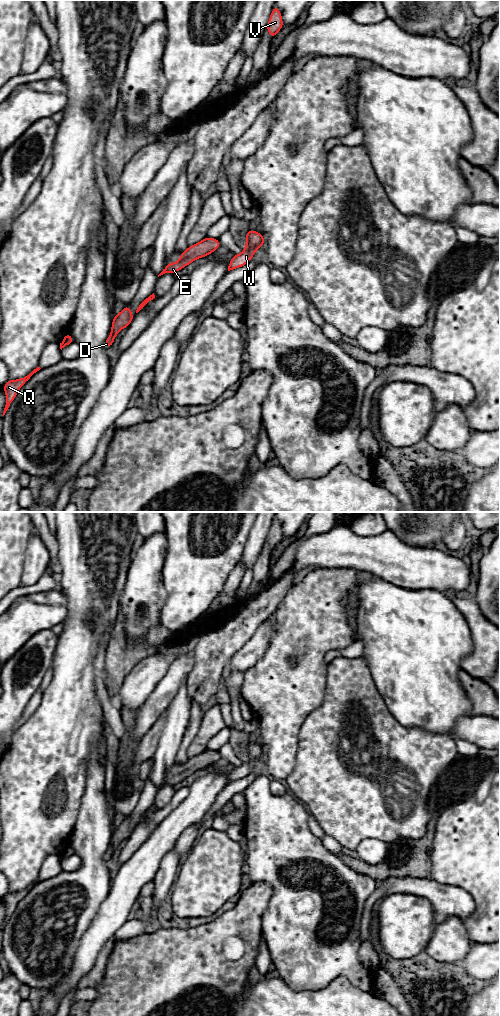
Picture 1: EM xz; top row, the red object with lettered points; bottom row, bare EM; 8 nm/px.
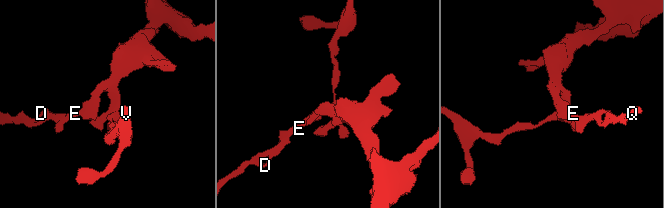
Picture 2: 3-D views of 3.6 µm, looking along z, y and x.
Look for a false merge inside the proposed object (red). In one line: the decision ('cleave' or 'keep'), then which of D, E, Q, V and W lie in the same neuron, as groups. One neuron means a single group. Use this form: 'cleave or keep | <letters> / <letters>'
cleave | D E Q W / V

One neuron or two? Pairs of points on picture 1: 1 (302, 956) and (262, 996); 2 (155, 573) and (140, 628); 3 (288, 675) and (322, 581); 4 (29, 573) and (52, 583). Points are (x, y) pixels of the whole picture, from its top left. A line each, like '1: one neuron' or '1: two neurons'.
1: two neurons
2: one neuron
3: one neuron
4: two neurons

